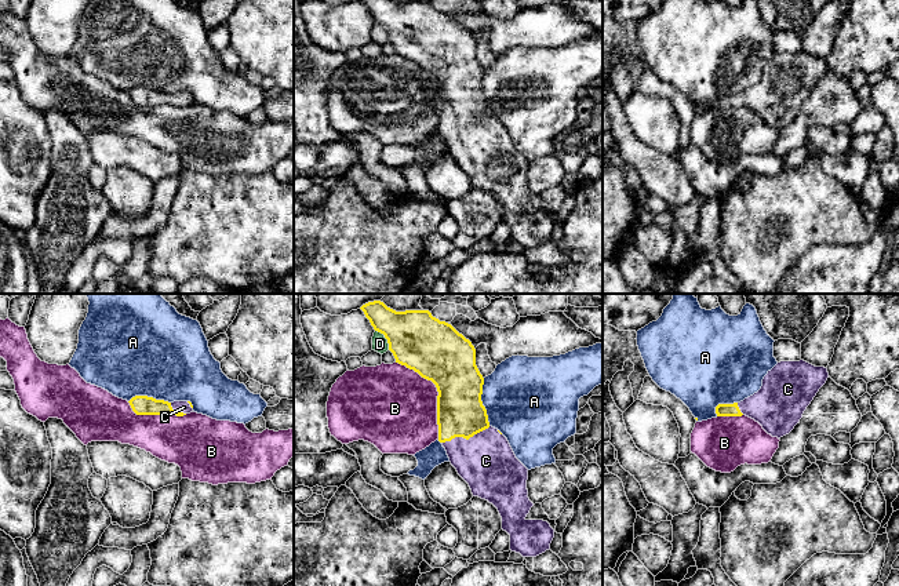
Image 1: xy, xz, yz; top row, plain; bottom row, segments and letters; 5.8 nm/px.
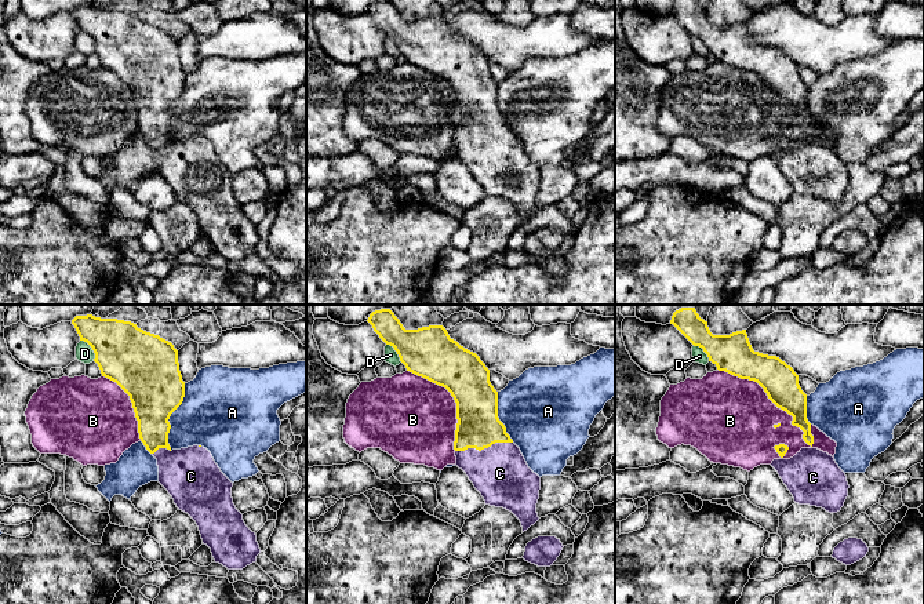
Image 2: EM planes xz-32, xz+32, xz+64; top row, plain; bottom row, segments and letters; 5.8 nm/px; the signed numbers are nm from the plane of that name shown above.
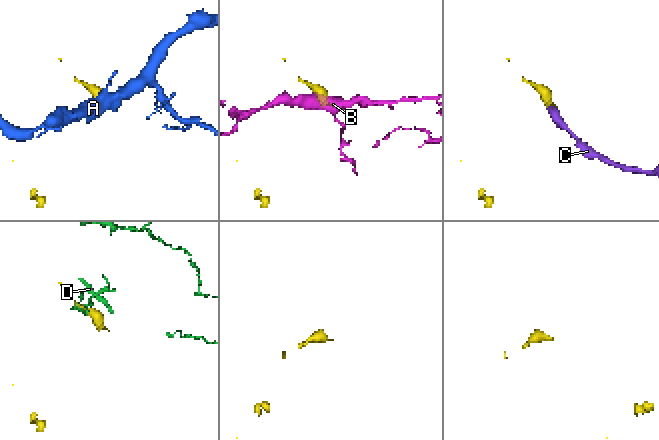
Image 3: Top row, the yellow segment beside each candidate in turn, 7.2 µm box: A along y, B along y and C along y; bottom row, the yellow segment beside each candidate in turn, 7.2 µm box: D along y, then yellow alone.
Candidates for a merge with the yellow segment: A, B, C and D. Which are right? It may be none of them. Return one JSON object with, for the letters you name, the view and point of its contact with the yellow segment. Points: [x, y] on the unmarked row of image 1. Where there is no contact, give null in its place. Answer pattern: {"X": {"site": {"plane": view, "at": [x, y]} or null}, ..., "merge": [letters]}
{"C": {"site": {"plane": "xz", "at": [465, 128]}}, "merge": ["C"]}

